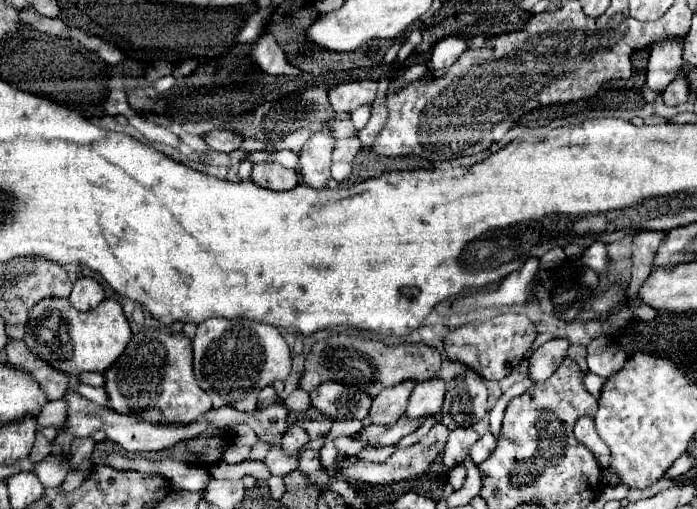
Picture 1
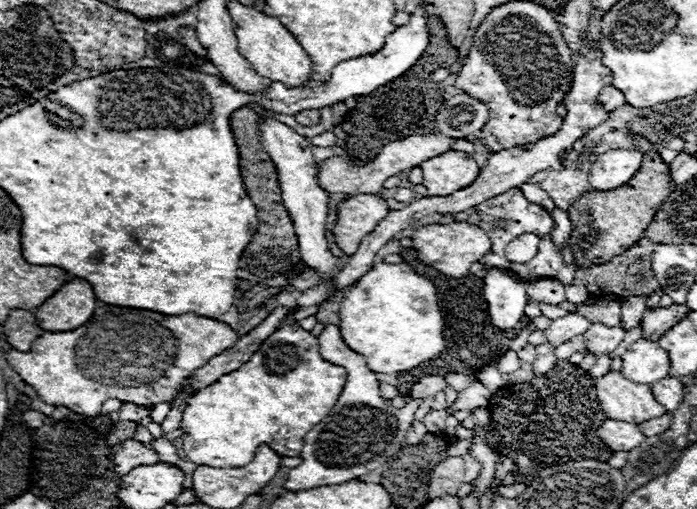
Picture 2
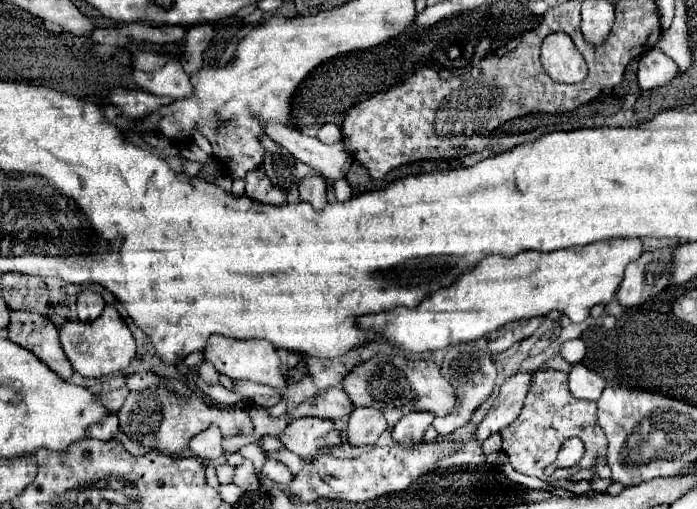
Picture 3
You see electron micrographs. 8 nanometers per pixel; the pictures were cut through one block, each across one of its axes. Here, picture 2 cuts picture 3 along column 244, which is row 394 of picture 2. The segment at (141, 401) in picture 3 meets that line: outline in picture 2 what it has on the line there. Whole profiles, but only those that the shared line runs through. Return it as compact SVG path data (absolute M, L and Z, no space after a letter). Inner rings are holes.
M426 376L426 378L420 378L414 386L412 386L412 392L410 396L412 398L428 398L428 396L436 396L438 392L442 392L446 388L446 380L442 376Z

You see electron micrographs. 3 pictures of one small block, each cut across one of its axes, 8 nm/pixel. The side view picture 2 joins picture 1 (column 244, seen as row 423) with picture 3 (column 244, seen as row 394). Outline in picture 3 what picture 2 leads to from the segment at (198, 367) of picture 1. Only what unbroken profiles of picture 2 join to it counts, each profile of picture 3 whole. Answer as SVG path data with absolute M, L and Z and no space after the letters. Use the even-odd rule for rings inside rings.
M214 334L208 338L208 344L204 348L204 362L210 362L218 374L228 376L232 382L236 380L250 380L258 384L268 384L272 388L280 388L278 384L286 384L280 372L280 358L276 348L270 342L260 342L260 340L236 340L236 338L224 338Z

